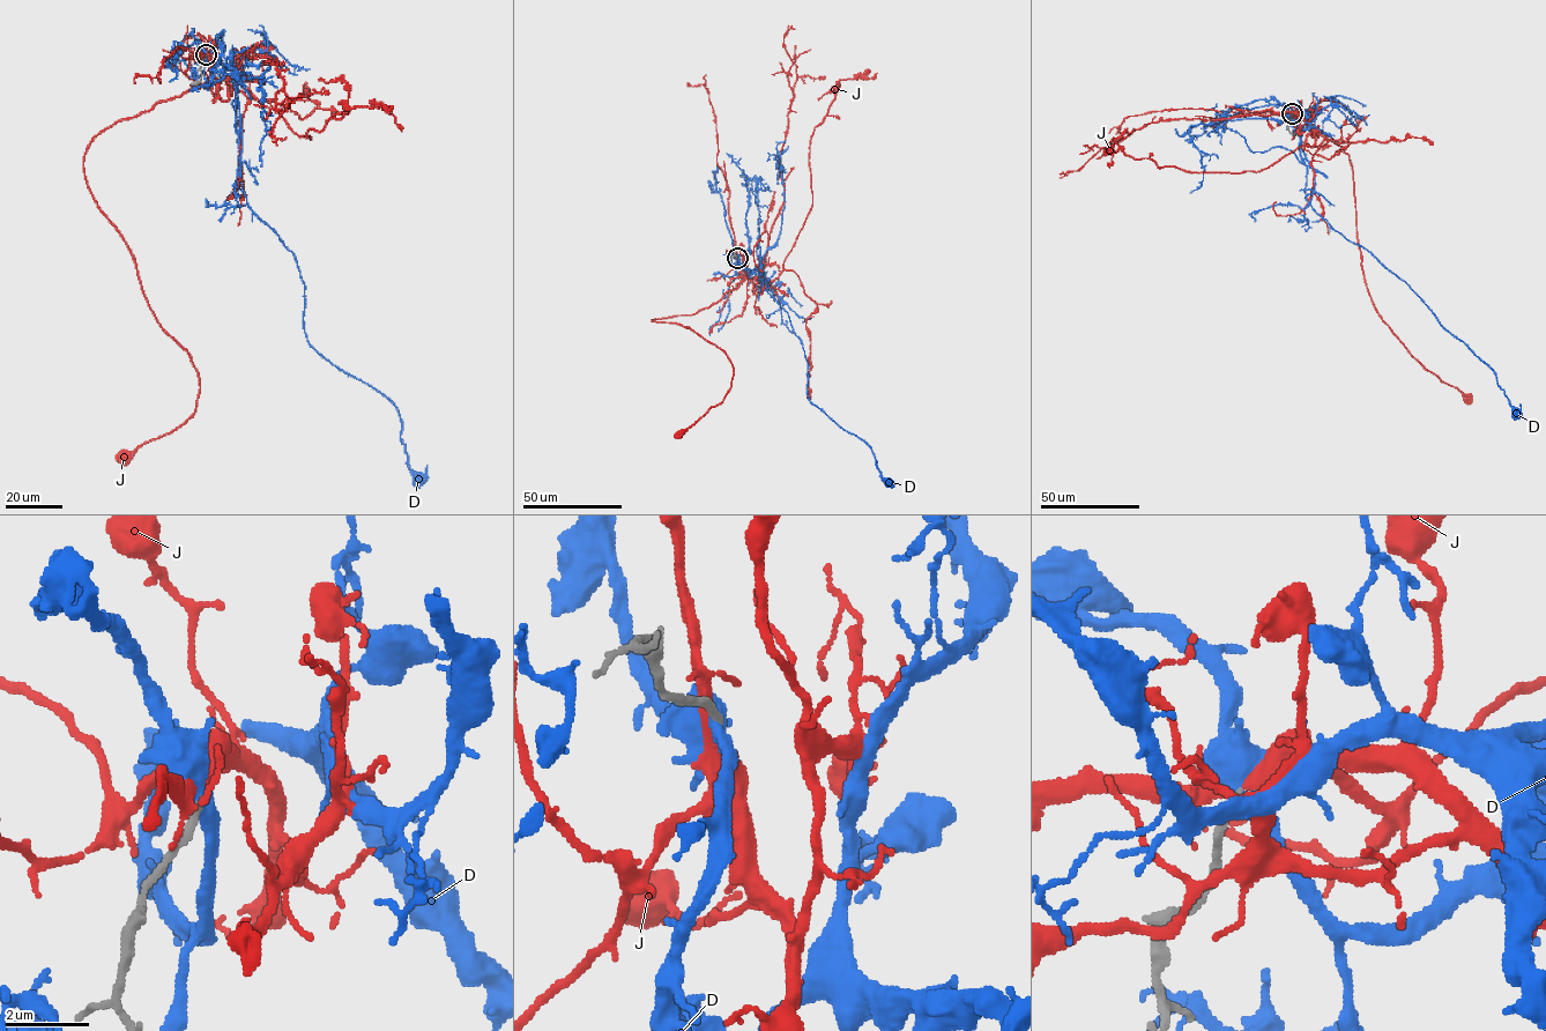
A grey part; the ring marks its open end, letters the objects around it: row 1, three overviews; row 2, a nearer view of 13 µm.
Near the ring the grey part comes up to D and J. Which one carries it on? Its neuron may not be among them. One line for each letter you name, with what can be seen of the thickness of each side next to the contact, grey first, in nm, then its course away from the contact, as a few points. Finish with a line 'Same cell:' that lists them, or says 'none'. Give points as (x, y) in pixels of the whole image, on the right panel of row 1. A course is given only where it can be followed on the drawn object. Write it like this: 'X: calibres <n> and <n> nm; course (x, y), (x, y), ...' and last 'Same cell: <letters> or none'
J: calibres 180 and 280 nm; course (1292, 113), (1302, 113), (1348, 155), (1366, 288), (1382, 320), (1428, 370), (1468, 398)
Same cell: J

